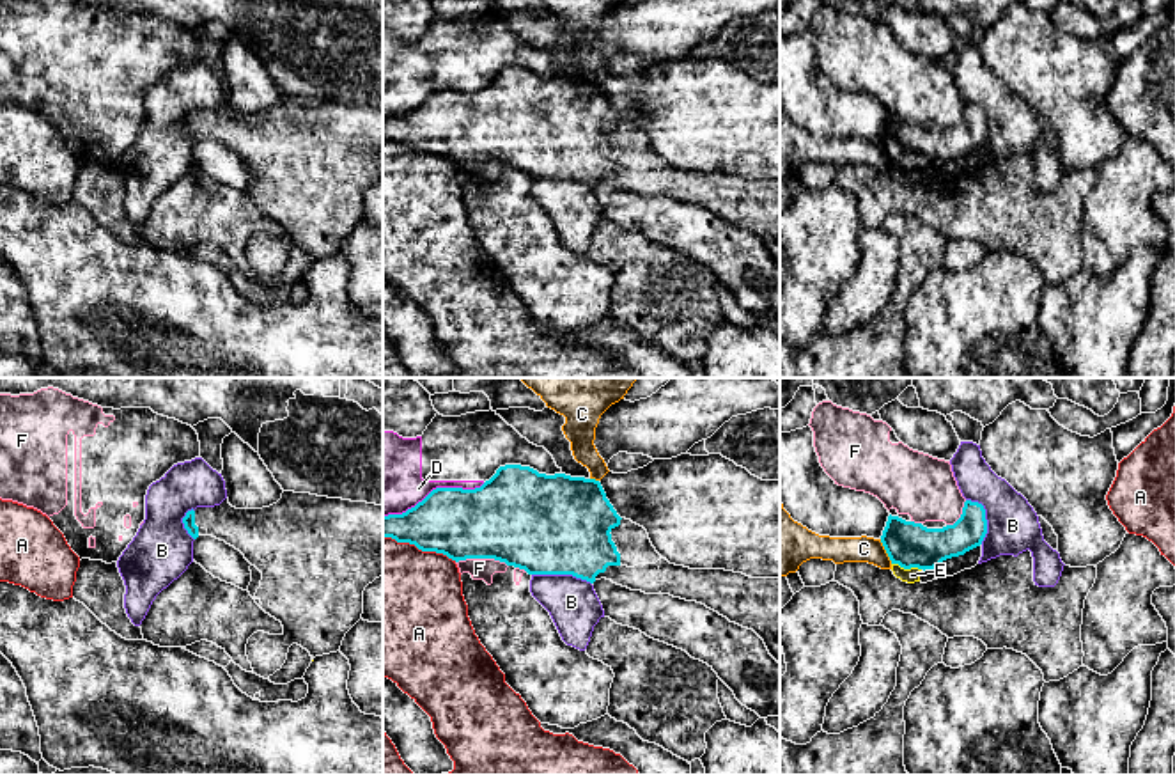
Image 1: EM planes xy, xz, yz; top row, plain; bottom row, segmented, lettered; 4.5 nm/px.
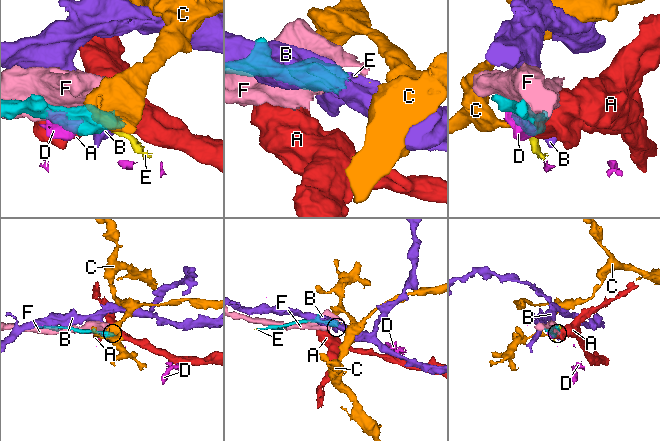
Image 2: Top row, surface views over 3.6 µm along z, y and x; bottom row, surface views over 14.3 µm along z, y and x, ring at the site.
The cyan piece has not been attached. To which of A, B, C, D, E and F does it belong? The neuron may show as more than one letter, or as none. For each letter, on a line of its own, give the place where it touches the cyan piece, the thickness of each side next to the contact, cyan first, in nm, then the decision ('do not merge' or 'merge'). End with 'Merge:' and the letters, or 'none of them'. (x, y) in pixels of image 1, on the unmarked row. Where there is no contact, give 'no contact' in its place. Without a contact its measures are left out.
A: xz (420, 151) | 320/480 nm | do not merge
B: xz (562, 176) | 440/220 nm | do not merge
C: yz (887, 155) | 200/120 nm | do not merge
D: xz (433, 93) | 320/360 nm | do not merge
E: yz (906, 171) | 200/70 nm | do not merge
F: xz (482, 160) | 440/100 nm | do not merge
Merge: none of them

